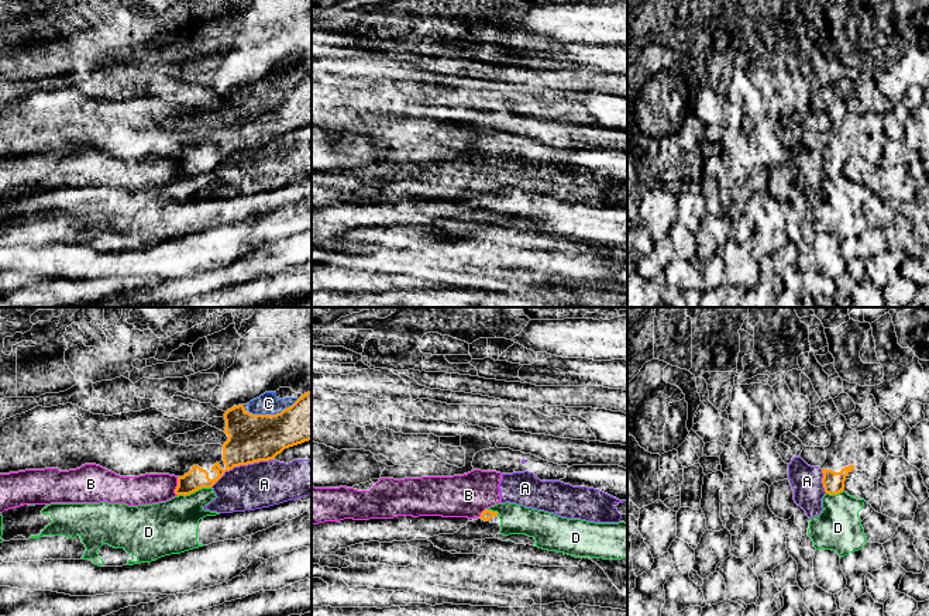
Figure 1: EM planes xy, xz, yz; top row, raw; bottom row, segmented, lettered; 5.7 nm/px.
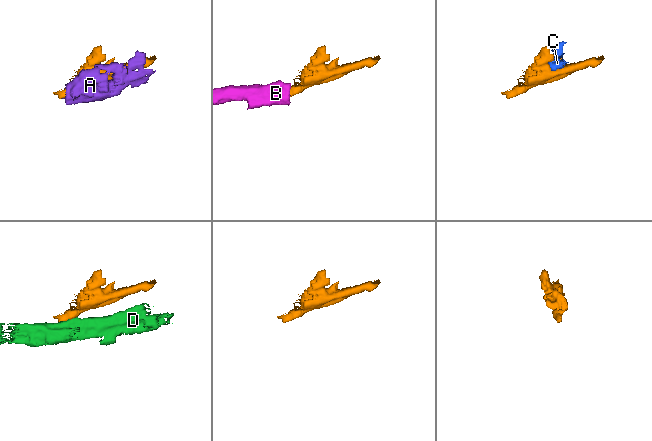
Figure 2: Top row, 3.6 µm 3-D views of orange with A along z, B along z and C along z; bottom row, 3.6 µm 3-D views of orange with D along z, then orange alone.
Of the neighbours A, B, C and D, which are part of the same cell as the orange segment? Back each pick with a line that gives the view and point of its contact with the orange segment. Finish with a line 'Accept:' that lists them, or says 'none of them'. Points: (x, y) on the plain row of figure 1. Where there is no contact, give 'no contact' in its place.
Accept: none of them

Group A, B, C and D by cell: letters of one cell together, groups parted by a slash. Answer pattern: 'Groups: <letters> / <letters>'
Groups: A B / C / D

